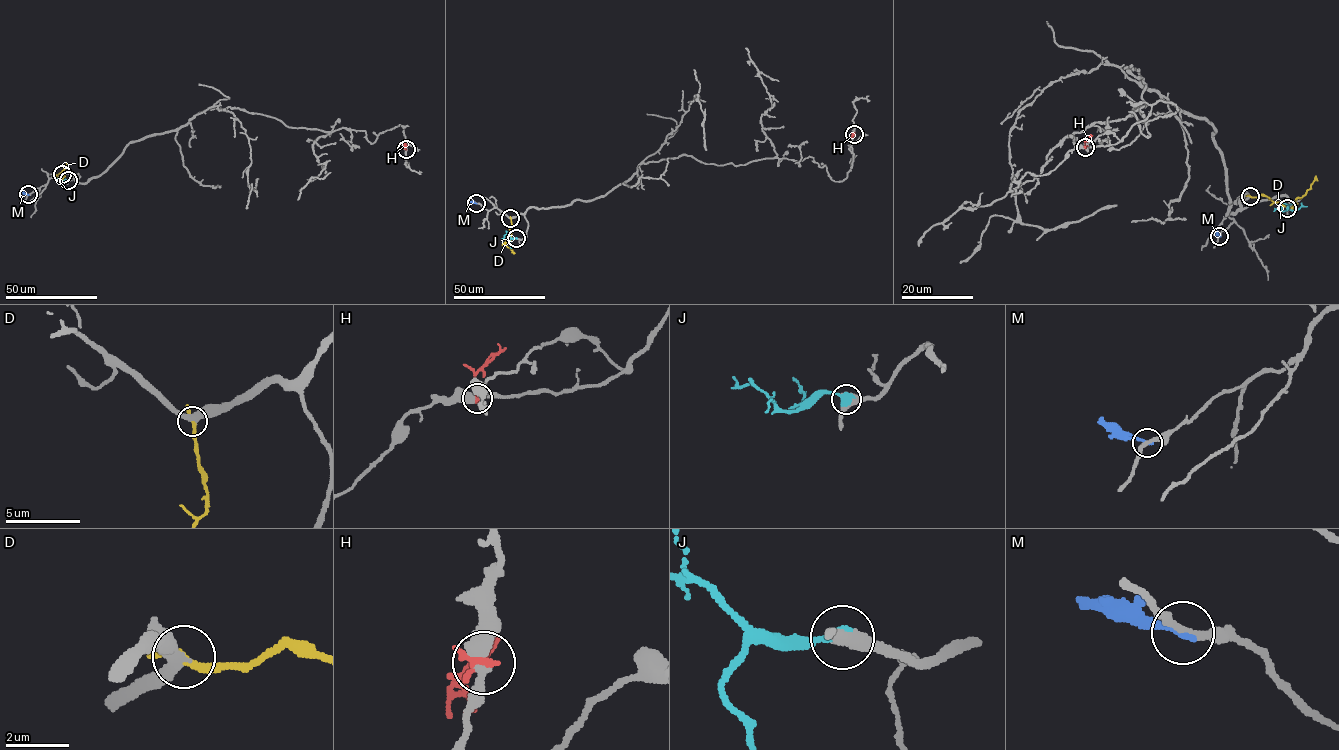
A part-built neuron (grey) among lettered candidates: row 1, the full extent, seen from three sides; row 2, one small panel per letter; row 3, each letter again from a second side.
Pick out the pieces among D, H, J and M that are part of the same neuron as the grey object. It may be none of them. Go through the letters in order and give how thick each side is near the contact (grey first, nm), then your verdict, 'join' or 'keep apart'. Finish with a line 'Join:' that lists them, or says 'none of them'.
D: 400 nm thick on the grey side, 300 nm on the other; keep apart
H: 440 nm thick on the grey side, 320 nm on the other; keep apart
J: 400 nm thick on the grey side, 550 nm on the other; join
M: 240 nm thick on the grey side, 240 nm on the other; keep apart
Join: J

